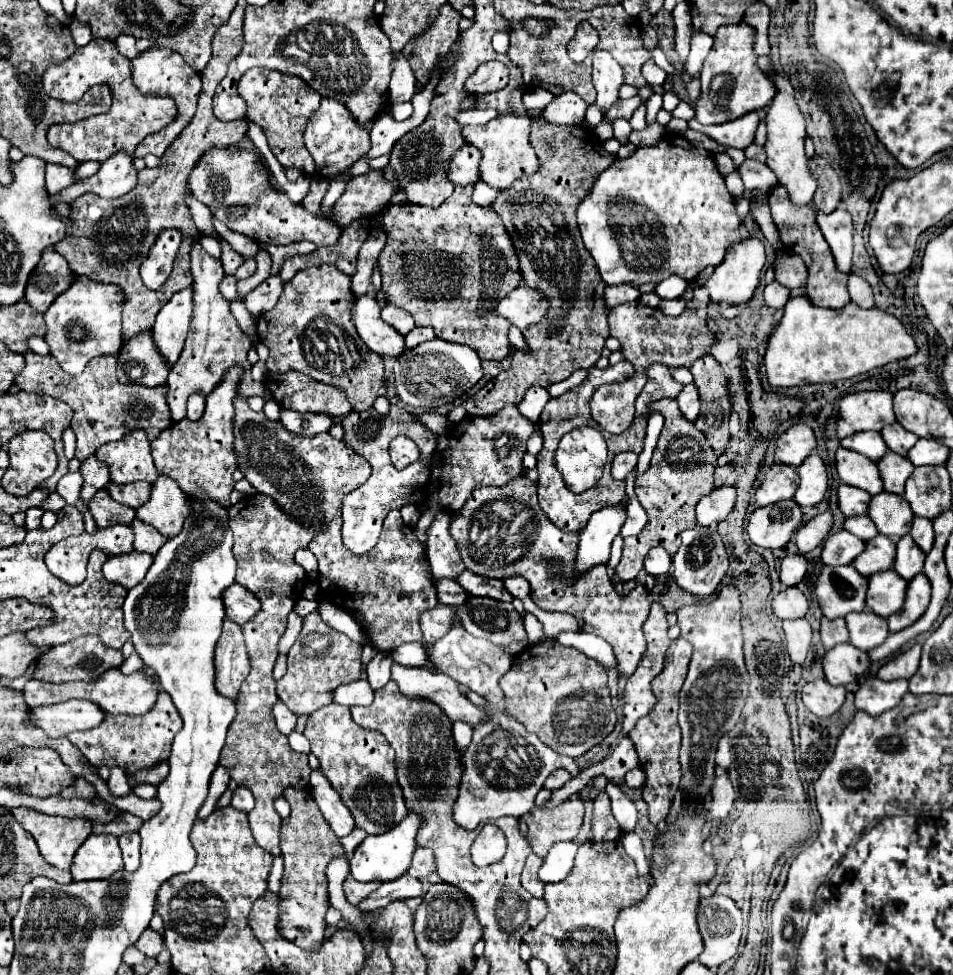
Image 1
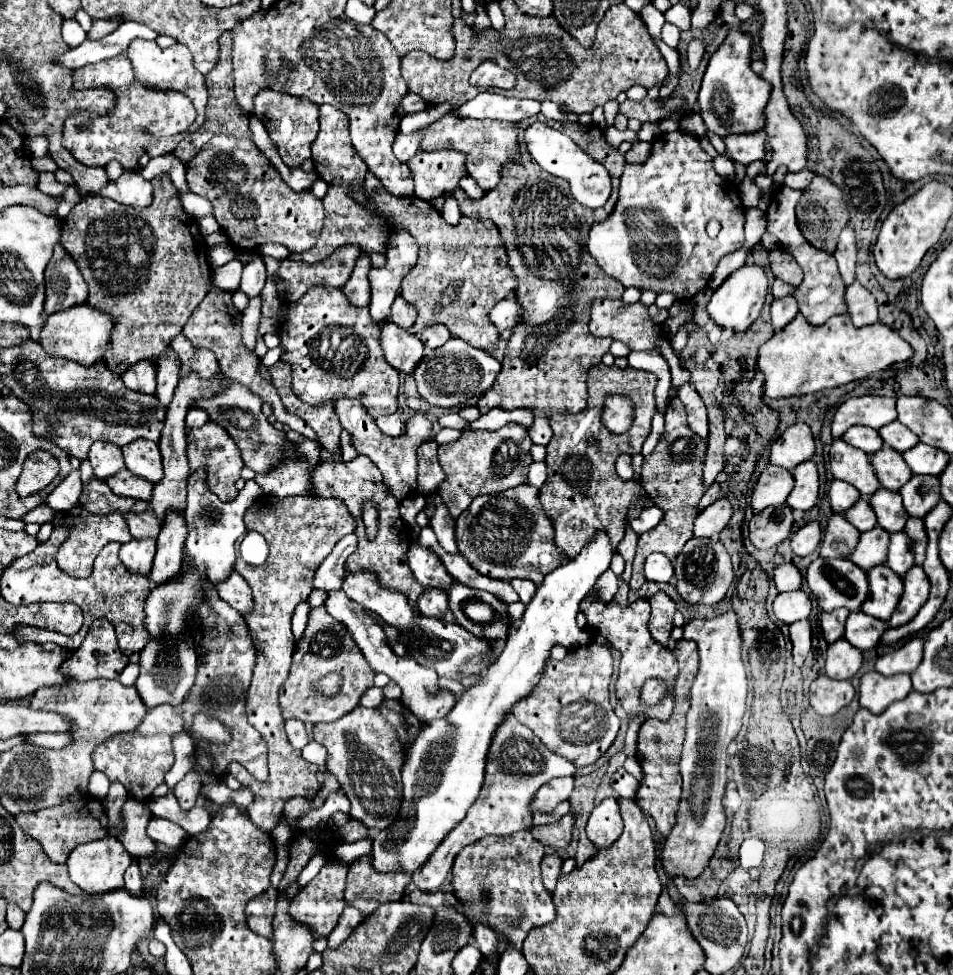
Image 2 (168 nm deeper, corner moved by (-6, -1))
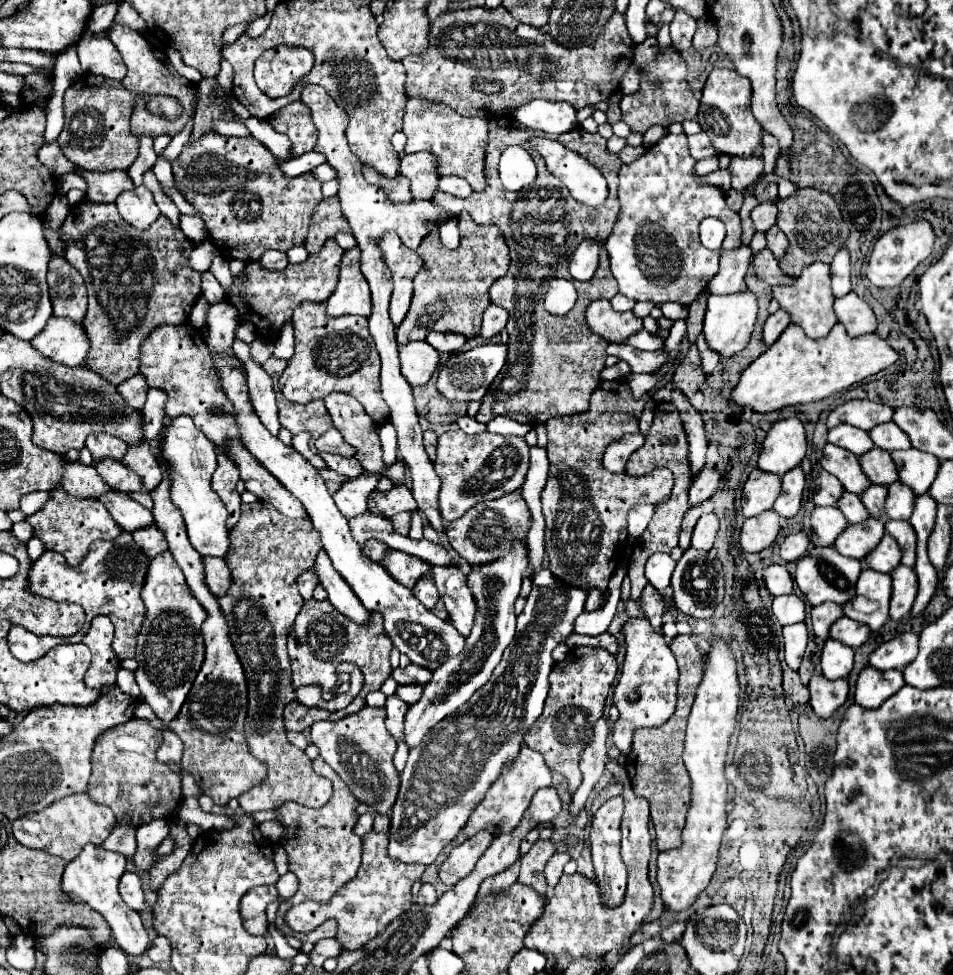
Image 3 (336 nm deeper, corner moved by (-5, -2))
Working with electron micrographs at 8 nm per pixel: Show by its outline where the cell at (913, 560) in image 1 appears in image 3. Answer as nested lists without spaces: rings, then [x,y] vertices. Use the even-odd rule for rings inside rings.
[[[884,534],[880,544],[874,548],[874,552],[870,552],[870,556],[864,558],[864,562],[876,572],[894,572],[900,564],[900,558],[902,550],[898,548],[898,542],[890,534]]]

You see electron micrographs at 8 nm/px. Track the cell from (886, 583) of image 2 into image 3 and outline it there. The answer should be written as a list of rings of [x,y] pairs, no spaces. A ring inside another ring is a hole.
[[[864,570],[856,583],[855,599],[844,604],[844,614],[878,630],[888,620],[892,576]]]

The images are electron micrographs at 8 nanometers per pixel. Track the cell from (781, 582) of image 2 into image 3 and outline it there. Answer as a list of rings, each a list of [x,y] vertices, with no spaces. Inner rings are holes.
[[[772,564],[764,570],[764,582],[772,596],[790,594],[794,590],[794,582],[792,582],[786,566],[780,566],[780,564]]]

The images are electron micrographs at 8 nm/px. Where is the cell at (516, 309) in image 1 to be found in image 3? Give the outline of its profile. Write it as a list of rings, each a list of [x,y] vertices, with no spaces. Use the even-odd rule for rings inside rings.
[[[490,304],[490,308],[484,312],[480,336],[492,338],[492,336],[500,334],[506,328],[506,322],[508,322],[508,312],[496,304]]]

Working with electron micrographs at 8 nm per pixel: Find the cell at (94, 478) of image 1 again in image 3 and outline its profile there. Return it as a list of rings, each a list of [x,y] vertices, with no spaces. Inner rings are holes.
[[[94,434],[86,438],[86,448],[92,452],[92,458],[104,460],[104,458],[114,458],[114,460],[122,460],[122,456],[126,454],[128,444],[122,444],[122,440],[114,438],[114,436],[106,436],[106,434]]]

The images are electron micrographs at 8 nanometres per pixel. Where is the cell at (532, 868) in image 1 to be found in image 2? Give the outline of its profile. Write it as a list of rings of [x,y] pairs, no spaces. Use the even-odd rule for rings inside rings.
[[[551,853],[551,855],[545,855],[545,857],[543,857],[543,863],[541,863],[543,885],[545,885],[549,891],[555,889],[557,877],[559,877],[559,873],[561,873],[561,865],[563,865],[563,859],[561,859],[557,853]]]

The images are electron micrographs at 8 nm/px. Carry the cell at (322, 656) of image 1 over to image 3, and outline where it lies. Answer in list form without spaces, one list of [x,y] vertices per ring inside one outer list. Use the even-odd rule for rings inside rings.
[[[328,600],[304,602],[300,614],[296,616],[296,622],[290,632],[290,640],[288,640],[288,654],[290,654],[290,662],[292,662],[292,688],[300,688],[304,684],[314,684],[314,680],[332,676],[332,666],[336,666],[338,662],[356,664],[364,674],[364,686],[362,686],[360,694],[352,700],[352,704],[348,704],[344,710],[338,710],[338,712],[308,708],[308,706],[292,700],[284,708],[284,726],[288,730],[302,732],[304,728],[312,726],[318,720],[336,722],[336,720],[342,720],[342,718],[362,710],[366,706],[368,692],[380,690],[382,682],[386,678],[390,678],[390,674],[392,674],[390,650],[392,650],[392,640],[386,636],[386,632],[382,628],[382,616],[376,614],[376,618],[372,618],[368,626],[358,626],[352,620],[346,620],[346,616],[342,616],[340,612],[334,612],[334,608],[330,608]]]

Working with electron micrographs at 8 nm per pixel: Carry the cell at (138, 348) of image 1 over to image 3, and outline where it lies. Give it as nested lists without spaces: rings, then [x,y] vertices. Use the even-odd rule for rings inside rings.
[[[134,374],[130,380],[124,380],[122,384],[118,384],[118,392],[132,408],[142,410],[142,406],[146,404],[146,392],[148,392],[146,378],[142,374]]]

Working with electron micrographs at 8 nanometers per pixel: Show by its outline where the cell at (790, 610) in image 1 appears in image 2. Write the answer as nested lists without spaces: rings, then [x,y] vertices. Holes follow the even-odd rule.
[[[789,591],[789,593],[779,593],[773,601],[773,613],[779,621],[791,625],[799,619],[807,619],[811,613],[811,599],[805,591]]]

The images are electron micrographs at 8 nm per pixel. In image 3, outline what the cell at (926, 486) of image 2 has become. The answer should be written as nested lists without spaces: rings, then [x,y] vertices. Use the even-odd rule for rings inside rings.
[[[894,482],[888,486],[888,498],[886,498],[886,518],[894,520],[910,520],[914,512],[914,500],[916,494],[906,484]]]

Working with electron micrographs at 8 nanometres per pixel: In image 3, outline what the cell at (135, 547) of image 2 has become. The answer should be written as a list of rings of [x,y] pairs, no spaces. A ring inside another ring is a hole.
[[[154,524],[148,526],[148,528],[142,528],[138,532],[134,532],[132,538],[134,538],[136,546],[142,550],[142,554],[146,558],[154,558],[156,554],[168,550],[166,540],[162,540],[162,532],[158,532],[158,528],[154,528]]]

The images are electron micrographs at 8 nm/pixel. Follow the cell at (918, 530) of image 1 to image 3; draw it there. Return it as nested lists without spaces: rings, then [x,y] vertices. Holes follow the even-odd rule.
[[[888,520],[886,532],[896,538],[896,542],[902,548],[902,564],[908,568],[914,568],[916,560],[916,532],[906,520]]]

